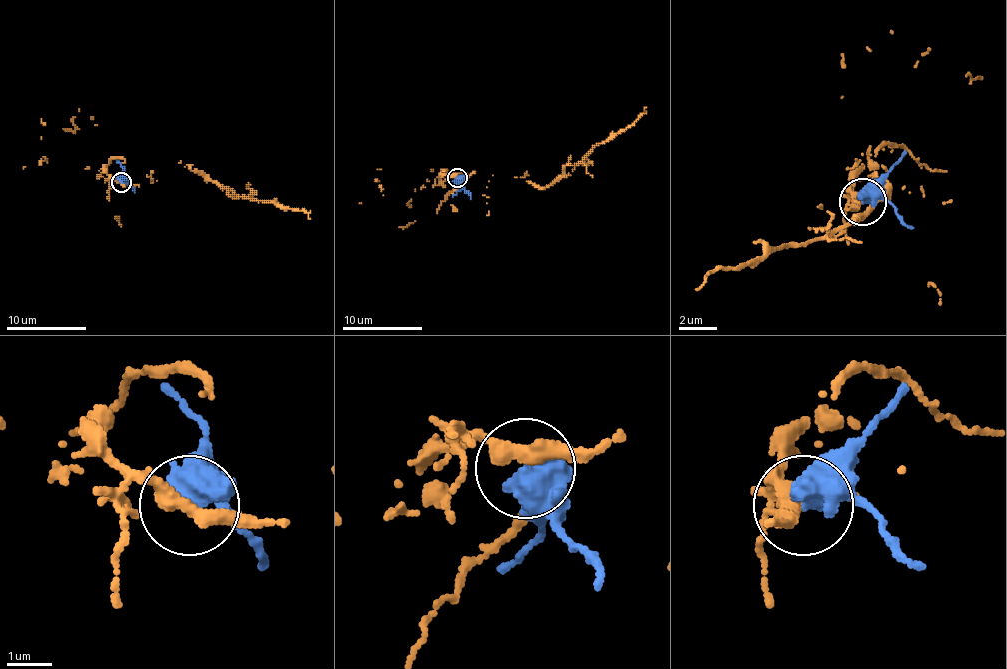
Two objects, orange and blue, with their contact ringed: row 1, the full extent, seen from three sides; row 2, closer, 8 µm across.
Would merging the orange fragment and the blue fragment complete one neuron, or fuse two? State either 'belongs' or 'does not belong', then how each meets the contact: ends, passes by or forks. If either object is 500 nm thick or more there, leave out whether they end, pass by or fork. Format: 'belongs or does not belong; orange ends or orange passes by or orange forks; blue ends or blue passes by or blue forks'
does not belong

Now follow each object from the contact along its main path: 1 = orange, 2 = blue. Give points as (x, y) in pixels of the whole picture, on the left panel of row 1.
1: (121, 182), (137, 184), (157, 180), (178, 163), (208, 176), (232, 196), (278, 202), (304, 210), (310, 218)
2: (121, 182), (125, 180), (135, 192)

